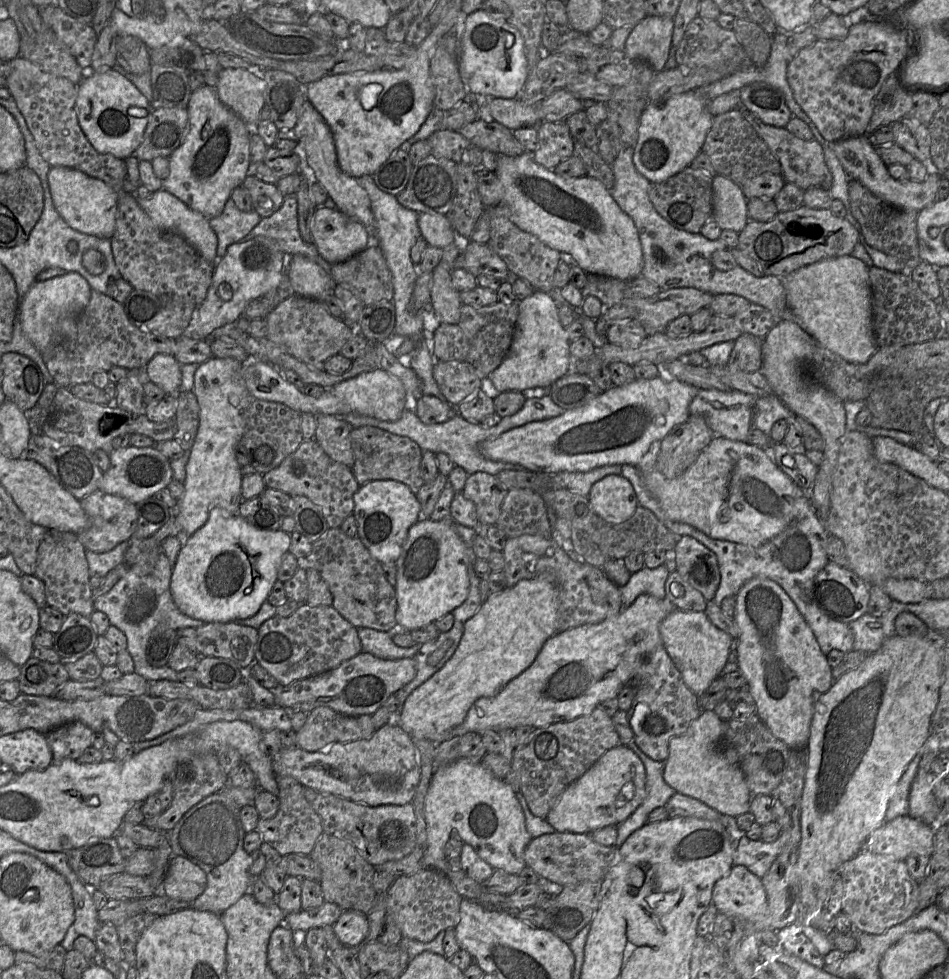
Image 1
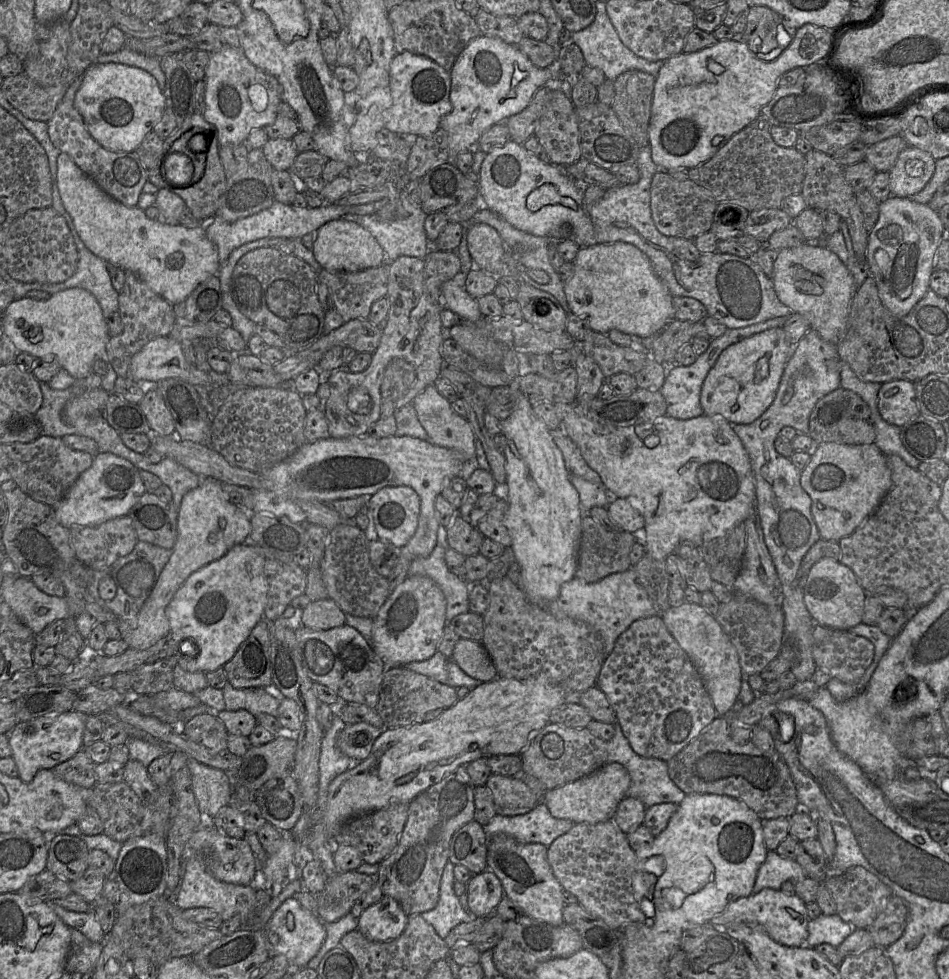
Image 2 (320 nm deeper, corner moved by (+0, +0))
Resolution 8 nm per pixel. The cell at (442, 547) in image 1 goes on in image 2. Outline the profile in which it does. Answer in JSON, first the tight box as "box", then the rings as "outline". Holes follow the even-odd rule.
{"box":[372,575,446,667],"outline":[[[408,575],[373,618],[372,648],[386,667],[424,661],[437,652],[445,626],[446,598],[440,587],[427,576]]]}

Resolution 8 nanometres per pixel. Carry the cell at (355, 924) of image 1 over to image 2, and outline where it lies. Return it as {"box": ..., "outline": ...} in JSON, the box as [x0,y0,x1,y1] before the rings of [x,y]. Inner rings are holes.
{"box":[357,896,408,942],"outline":[[[383,896],[357,919],[357,929],[367,939],[375,942],[390,942],[403,933],[407,926],[408,915],[395,899]]]}

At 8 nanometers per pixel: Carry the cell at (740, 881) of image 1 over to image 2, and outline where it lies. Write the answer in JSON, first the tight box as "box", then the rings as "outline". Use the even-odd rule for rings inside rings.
{"box":[710,888,809,947],"outline":[[[764,888],[756,894],[731,902],[722,913],[713,917],[710,923],[716,930],[724,932],[727,925],[735,923],[760,927],[778,943],[790,947],[799,947],[806,943],[809,920],[806,903],[795,893],[787,894],[782,890]]]}

